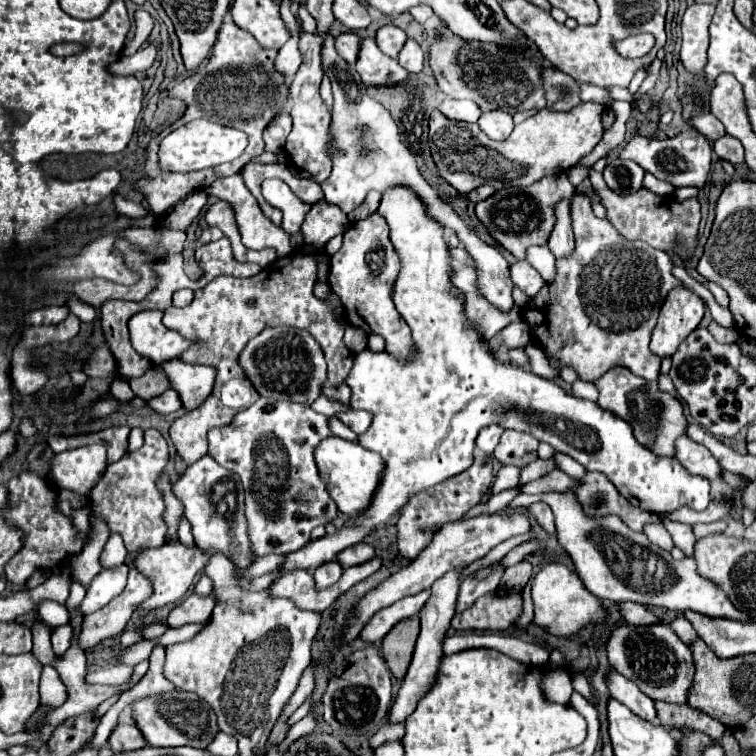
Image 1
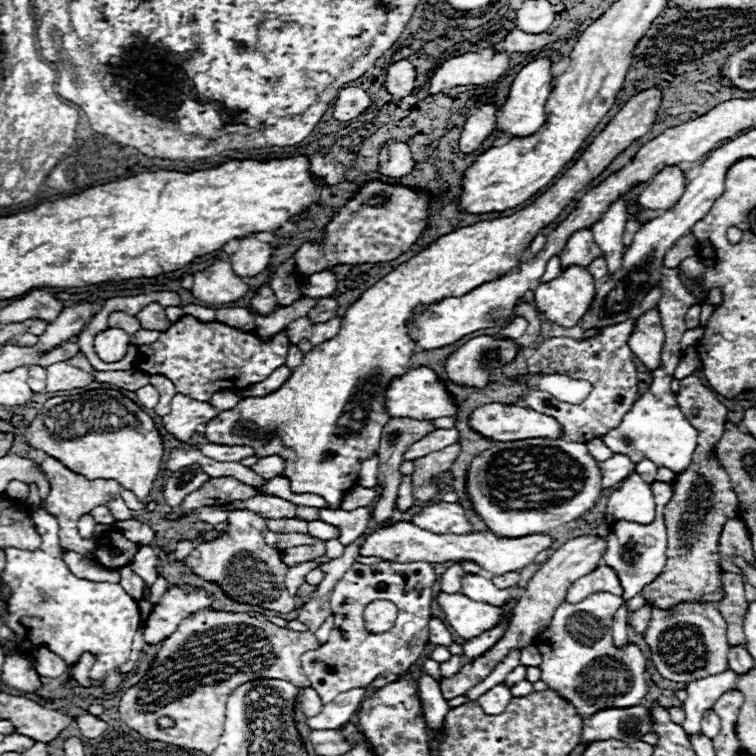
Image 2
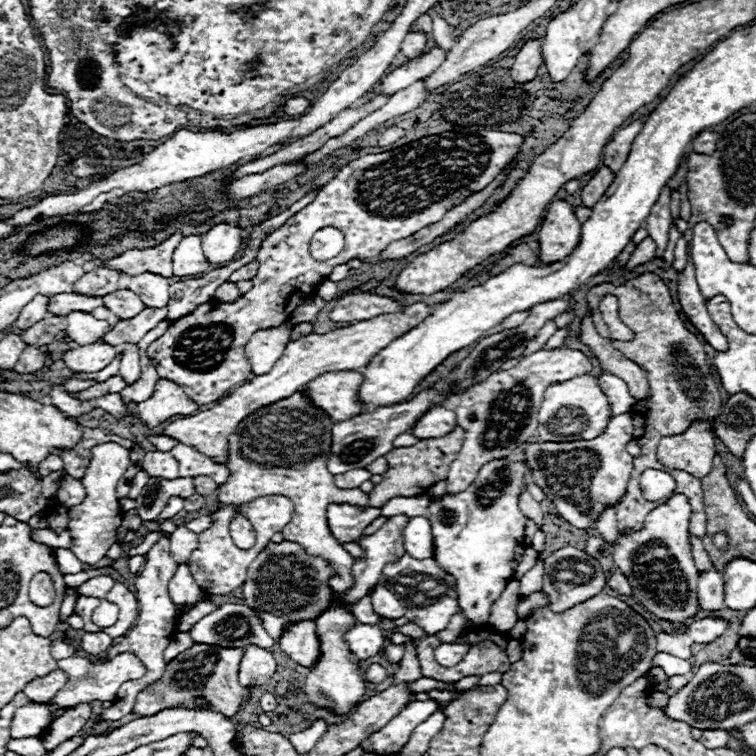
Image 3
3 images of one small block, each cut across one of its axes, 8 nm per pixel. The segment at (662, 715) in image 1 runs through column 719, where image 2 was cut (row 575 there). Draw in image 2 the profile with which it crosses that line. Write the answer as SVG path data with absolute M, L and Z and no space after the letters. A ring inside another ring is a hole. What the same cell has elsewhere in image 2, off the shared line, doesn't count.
M722 572L722 584L724 584L724 598L716 604L720 608L720 614L728 622L728 644L744 644L744 614L748 608L748 602L744 598L744 578L740 574L728 574Z

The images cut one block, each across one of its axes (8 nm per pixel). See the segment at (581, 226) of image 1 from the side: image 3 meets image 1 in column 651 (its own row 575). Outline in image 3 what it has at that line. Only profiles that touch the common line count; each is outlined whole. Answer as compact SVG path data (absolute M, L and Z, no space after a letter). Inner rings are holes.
M390 516L380 530L376 530L376 532L370 534L370 536L360 536L360 538L356 540L356 542L360 544L364 556L352 560L352 580L354 580L354 586L348 588L346 594L344 594L344 598L342 598L342 602L344 602L346 606L352 606L352 604L356 604L360 598L364 598L364 596L378 584L384 564L396 562L396 560L406 552L406 550L404 550L404 542L402 542L402 528L406 526L408 520L410 520L408 516ZM268 542L246 572L242 598L246 606L258 612L266 632L278 642L284 628L298 620L316 620L320 612L326 612L326 608L332 606L332 588L328 582L334 574L336 572L330 568L328 560L306 554L296 542Z

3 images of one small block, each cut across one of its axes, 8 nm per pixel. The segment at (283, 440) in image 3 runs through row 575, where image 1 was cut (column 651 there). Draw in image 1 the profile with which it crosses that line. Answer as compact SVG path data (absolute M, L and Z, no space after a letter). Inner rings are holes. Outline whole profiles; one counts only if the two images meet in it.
M678 286L670 290L660 308L660 318L652 332L650 350L660 358L672 356L680 342L700 324L704 308L704 300L688 288Z

